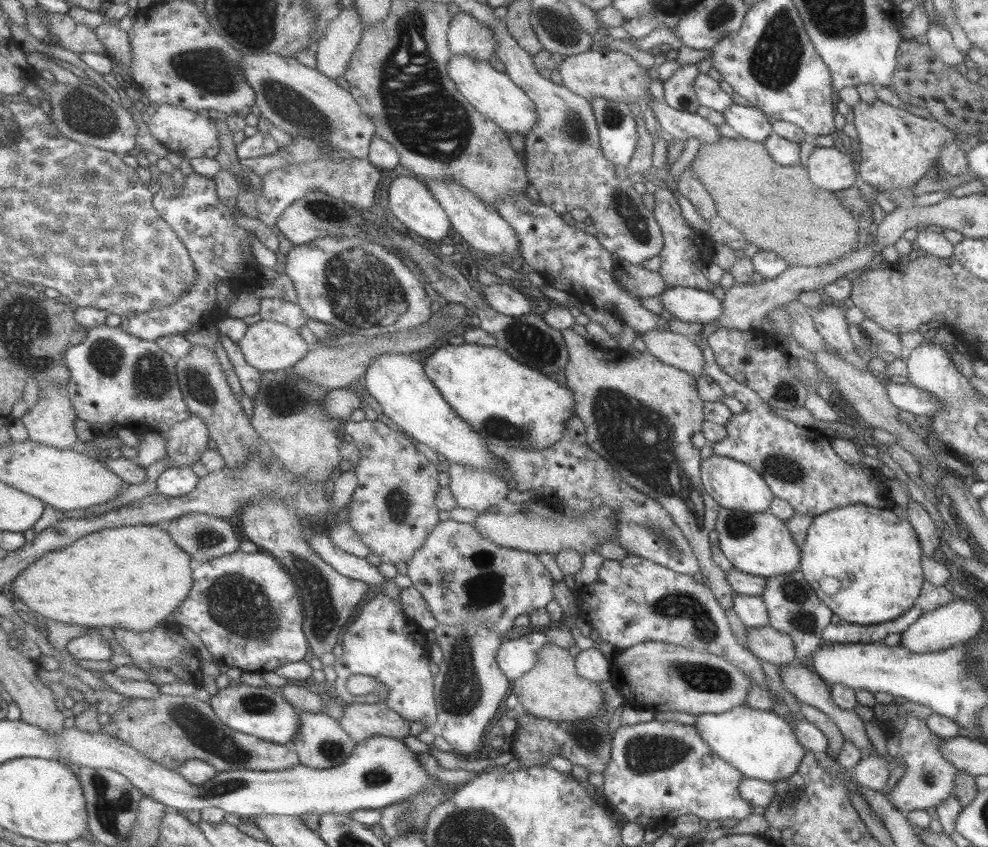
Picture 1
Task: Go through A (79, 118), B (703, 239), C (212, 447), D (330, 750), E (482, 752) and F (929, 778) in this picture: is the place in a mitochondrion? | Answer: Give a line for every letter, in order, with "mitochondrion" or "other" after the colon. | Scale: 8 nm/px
A: mitochondrion
B: other
C: other
D: mitochondrion
E: other
F: mitochondrion

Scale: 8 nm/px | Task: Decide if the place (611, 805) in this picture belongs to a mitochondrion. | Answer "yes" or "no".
no

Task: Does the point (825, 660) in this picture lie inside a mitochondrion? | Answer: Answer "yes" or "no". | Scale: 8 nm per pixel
no

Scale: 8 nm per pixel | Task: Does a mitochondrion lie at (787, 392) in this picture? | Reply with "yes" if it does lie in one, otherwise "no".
yes

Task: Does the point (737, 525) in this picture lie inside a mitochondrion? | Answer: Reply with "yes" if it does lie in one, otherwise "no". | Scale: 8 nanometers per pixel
yes

